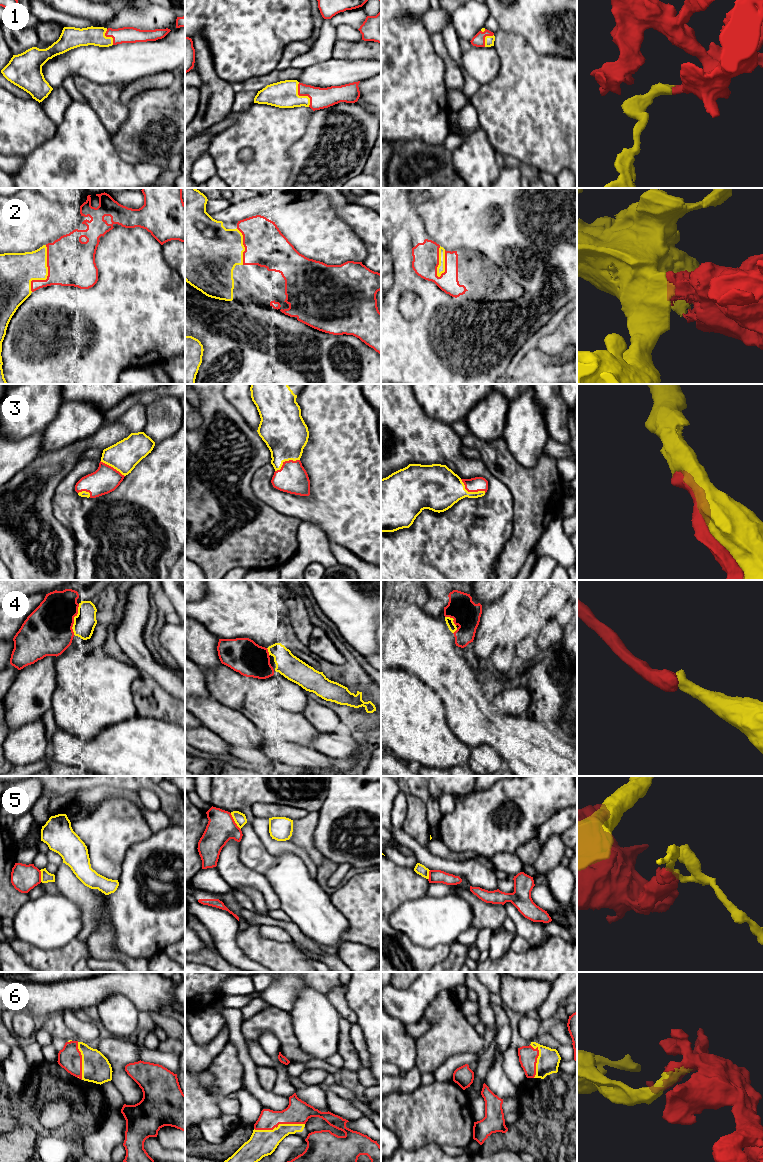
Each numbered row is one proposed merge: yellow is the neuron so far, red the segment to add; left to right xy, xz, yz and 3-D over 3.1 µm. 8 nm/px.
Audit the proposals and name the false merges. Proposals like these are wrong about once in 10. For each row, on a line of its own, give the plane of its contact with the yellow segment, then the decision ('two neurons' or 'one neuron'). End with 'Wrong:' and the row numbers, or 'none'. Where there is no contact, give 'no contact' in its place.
1: meets yellow in xz; one neuron
2: meets yellow in xy; one neuron
3: meets yellow in yz; one neuron
4: meets yellow in xy; one neuron
5: meets yellow in xz; two neurons
6: meets yellow in xz; one neuron
Wrong: 5

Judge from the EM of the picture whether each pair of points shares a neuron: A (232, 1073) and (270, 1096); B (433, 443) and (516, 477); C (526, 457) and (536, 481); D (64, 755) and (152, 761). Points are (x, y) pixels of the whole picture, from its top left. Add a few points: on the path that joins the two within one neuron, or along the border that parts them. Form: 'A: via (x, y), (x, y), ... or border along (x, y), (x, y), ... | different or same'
A: border along (237, 1056), (243, 1069), (243, 1083) | different
B: border along (479, 458), (486, 468), (500, 481) | different
C: border along (542, 453), (528, 468), (511, 454) | different
D: via (86, 754), (124, 755), (130, 757) | same

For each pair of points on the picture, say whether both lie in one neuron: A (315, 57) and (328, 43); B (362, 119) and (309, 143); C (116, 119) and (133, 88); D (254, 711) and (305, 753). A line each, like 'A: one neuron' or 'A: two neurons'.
A: one neuron
B: one neuron
C: two neurons
D: one neuron

